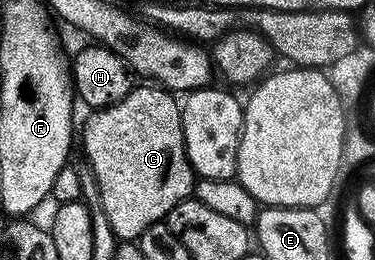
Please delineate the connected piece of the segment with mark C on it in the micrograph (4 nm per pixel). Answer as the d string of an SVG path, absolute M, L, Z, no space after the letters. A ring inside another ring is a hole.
M155 83L139 84L131 88L125 99L94 110L83 125L83 153L99 185L99 206L108 216L113 235L123 243L138 242L150 225L162 222L173 207L177 207L177 203L188 200L197 180L185 151L183 114L176 94Z

